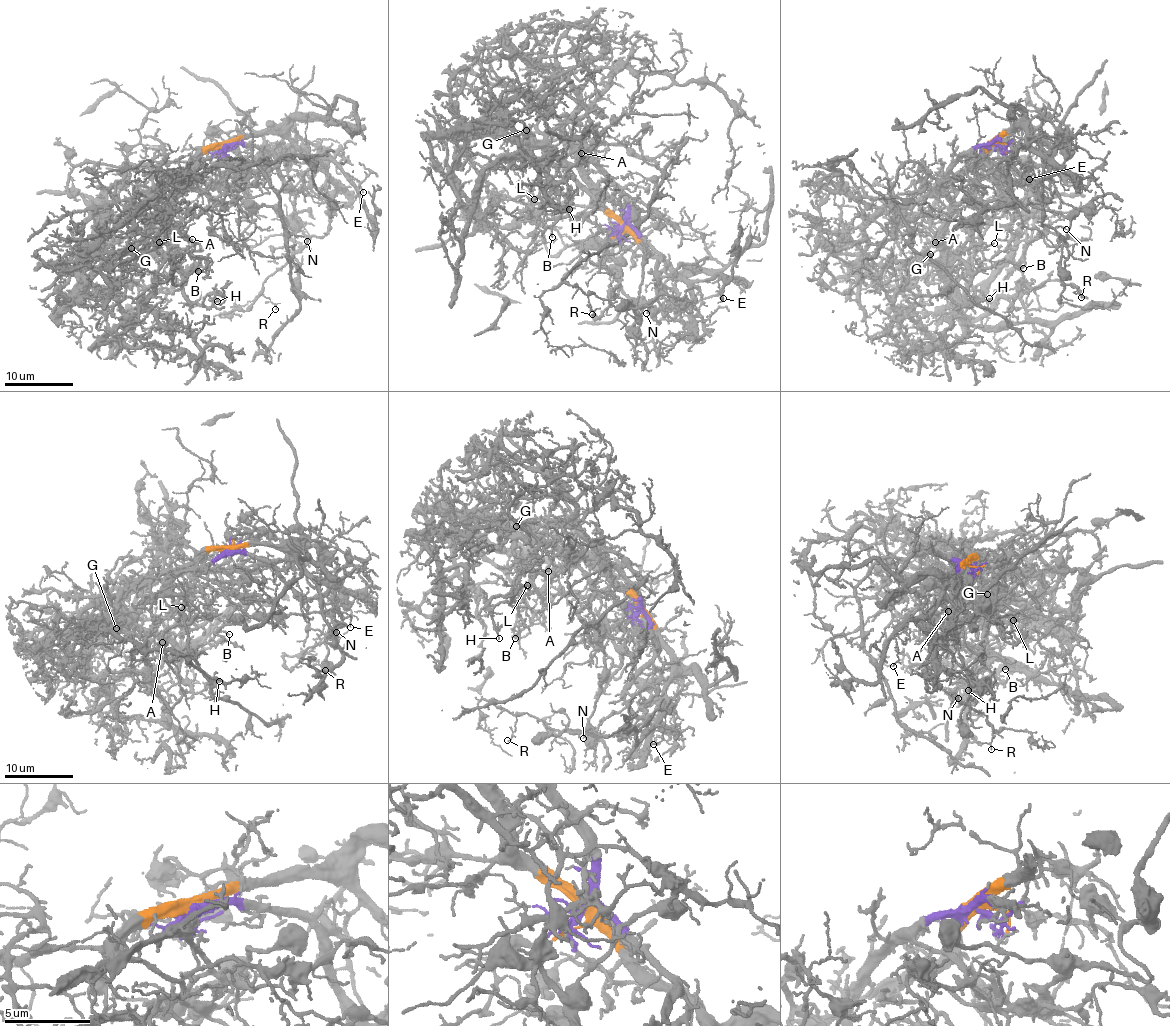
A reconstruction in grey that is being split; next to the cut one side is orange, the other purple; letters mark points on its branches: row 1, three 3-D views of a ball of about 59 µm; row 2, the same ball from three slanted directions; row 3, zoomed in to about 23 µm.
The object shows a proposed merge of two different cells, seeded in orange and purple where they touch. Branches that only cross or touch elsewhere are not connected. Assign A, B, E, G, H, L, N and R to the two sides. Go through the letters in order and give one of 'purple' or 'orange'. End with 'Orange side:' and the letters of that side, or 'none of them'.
A: purple
B: purple
E: orange
G: purple
H: purple
L: purple
N: orange
R: orange
Orange side: E, N, R

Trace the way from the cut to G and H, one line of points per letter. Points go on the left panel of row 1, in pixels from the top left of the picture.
G: (223, 145), (223, 149), (199, 165), (186, 185), (158, 212), (151, 234), (137, 248), (136, 261), (131, 247)
H: (223, 145), (158, 212), (136, 246), (145, 255), (166, 256), (195, 302), (218, 300)

